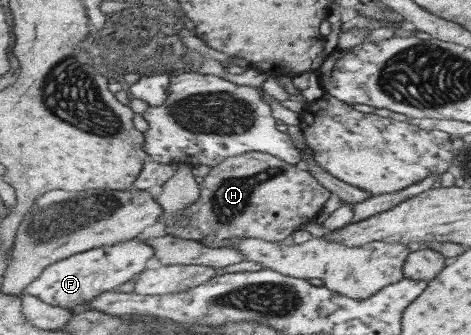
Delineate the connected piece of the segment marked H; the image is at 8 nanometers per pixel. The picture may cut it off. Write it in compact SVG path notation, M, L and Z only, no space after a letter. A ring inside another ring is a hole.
M249 151L239 156L225 159L217 167L210 168L209 174L200 184L201 199L195 205L186 208L175 227L166 228L168 235L181 239L201 241L211 248L233 246L241 239L257 238L279 243L299 230L305 222L315 221L323 206L329 202L332 193L317 181L302 166L291 165L280 157L266 152Z

